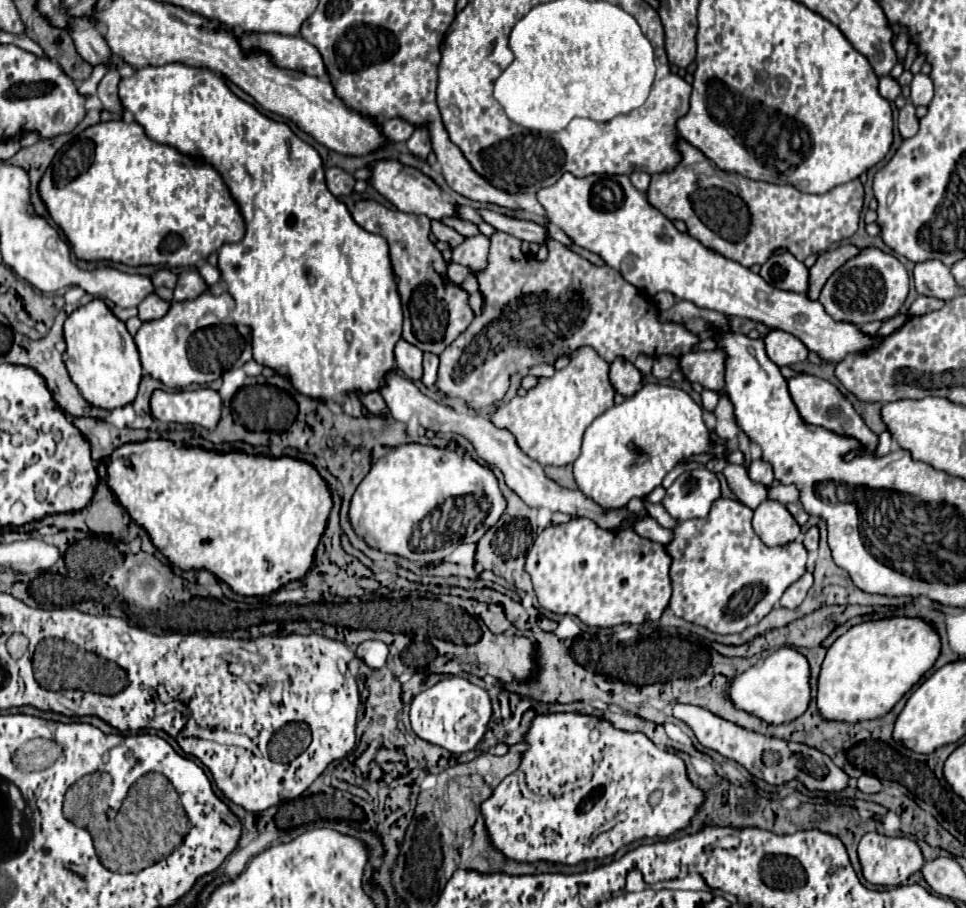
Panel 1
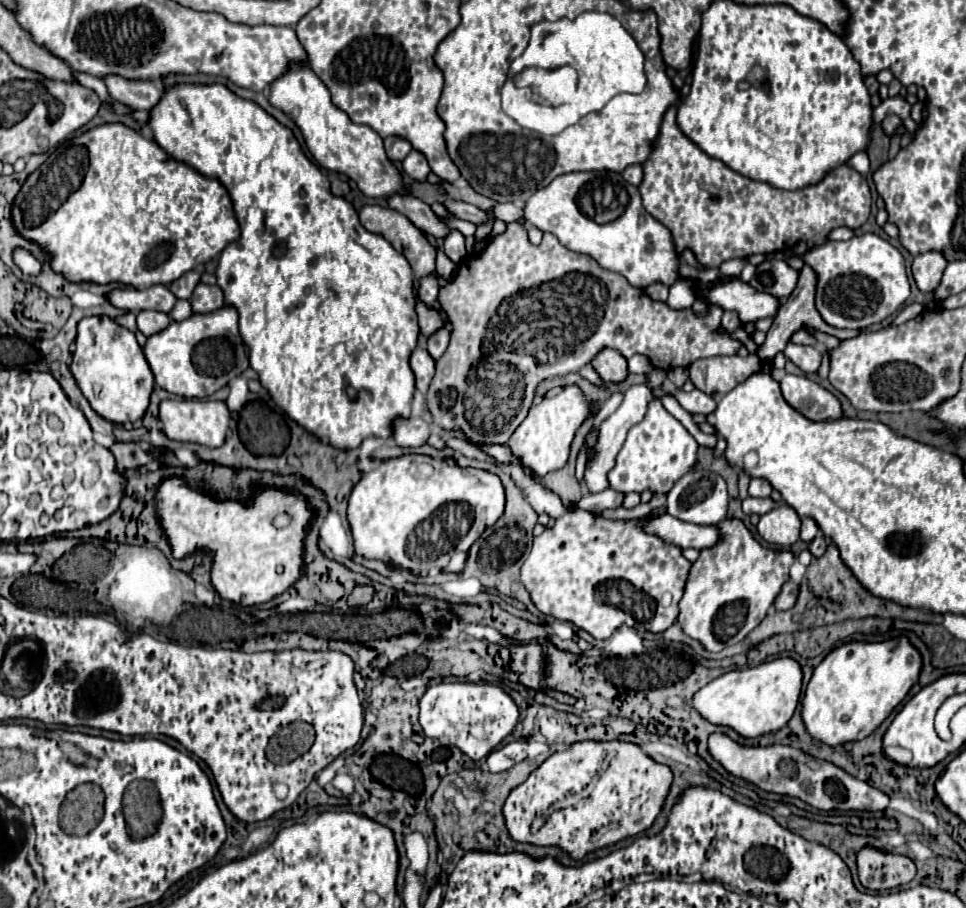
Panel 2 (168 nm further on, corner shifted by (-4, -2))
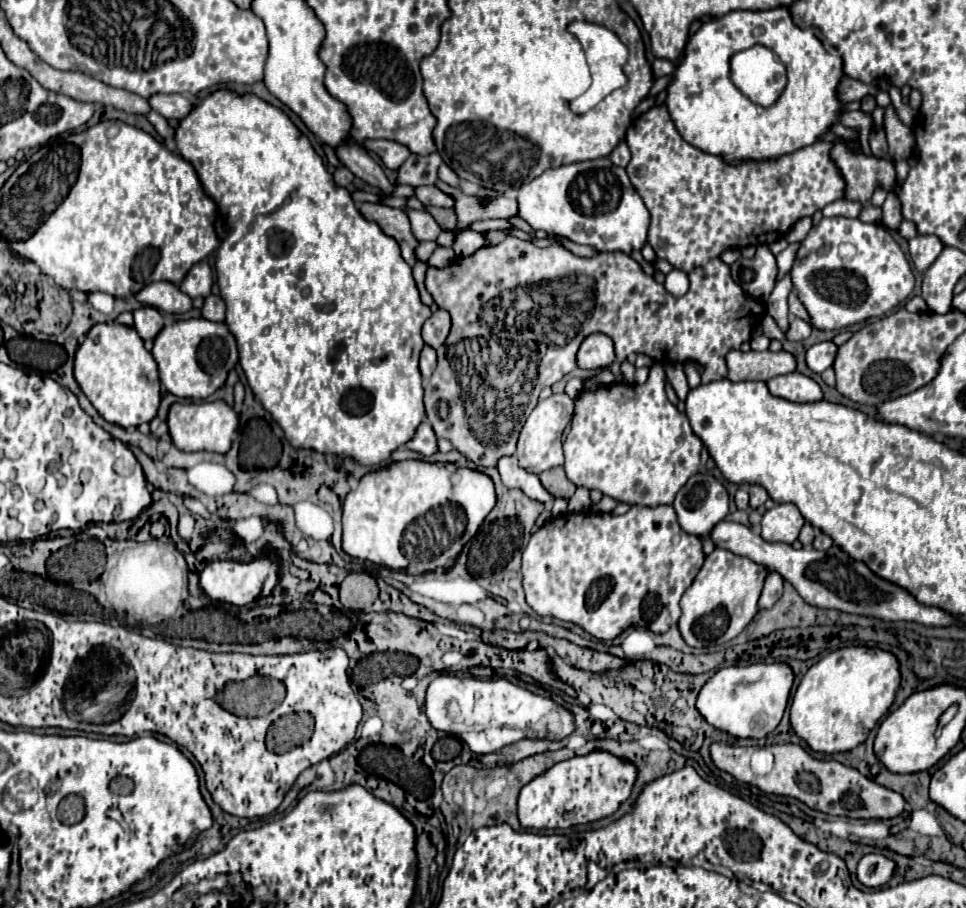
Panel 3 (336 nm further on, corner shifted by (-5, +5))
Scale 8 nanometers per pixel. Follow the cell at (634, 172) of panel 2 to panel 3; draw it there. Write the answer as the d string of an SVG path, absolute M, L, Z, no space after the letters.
M620 142L614 150L612 150L612 156L608 156L616 166L622 166L626 168L626 164L630 162L630 150L626 146L626 142Z

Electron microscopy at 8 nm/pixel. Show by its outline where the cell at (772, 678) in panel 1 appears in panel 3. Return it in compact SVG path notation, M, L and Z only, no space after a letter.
M750 664L720 668L700 690L696 708L718 730L734 738L764 738L782 720L794 674L786 664Z

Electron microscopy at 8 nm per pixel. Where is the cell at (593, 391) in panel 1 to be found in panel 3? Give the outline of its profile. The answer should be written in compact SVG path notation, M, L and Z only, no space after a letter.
M564 392L562 394L552 394L550 398L538 402L538 406L532 410L528 420L524 422L524 426L520 430L520 438L518 438L516 458L518 458L518 462L524 470L528 470L532 474L540 474L544 470L550 470L554 466L564 464L562 434L564 434L564 428L572 420L572 408L574 408L574 402Z

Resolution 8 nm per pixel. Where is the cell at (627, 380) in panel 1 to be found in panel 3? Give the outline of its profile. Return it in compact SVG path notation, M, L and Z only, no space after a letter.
M600 332L588 336L584 344L580 344L580 350L576 354L578 368L584 370L598 370L604 366L610 366L614 362L614 346L612 340Z

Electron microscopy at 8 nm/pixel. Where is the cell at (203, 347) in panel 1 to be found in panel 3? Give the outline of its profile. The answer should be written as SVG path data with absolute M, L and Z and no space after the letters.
M192 318L164 326L154 340L152 356L160 368L160 380L170 394L178 398L204 400L226 382L228 372L238 362L238 348L224 322Z

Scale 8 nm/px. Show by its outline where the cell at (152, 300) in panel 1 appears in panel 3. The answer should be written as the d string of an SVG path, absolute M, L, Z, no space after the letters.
M144 306L134 310L134 328L142 340L154 340L164 326L164 318L156 308Z

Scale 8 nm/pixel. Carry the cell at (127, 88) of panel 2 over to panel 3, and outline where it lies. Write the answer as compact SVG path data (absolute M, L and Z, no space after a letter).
M154 94L150 98L150 106L162 114L168 120L184 120L184 116L188 116L188 112L192 112L192 108L198 104L196 96L182 96L182 94Z

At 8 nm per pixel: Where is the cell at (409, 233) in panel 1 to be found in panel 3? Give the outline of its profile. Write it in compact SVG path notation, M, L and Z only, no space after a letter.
M364 202L360 206L360 212L362 212L362 216L366 220L376 222L386 236L392 236L400 244L402 258L412 266L413 278L419 290L420 298L424 304L430 306L434 301L424 285L426 266L418 264L414 260L414 248L416 248L418 242L416 242L416 238L414 238L414 234L410 230L408 216L398 208L372 204L372 202Z

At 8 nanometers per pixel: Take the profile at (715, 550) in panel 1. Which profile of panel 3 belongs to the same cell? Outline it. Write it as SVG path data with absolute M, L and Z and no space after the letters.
M716 548L710 556L706 556L694 584L680 600L682 616L678 620L678 628L684 642L688 646L704 648L726 644L736 638L758 612L758 598L766 574L768 570L764 566L722 548Z

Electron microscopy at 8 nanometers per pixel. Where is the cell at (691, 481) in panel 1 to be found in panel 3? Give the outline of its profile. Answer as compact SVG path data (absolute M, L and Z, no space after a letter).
M694 474L676 494L674 510L684 532L706 538L728 514L728 492L710 474Z

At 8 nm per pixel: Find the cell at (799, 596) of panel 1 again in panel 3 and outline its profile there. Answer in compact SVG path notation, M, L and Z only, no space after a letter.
M768 572L768 576L764 578L764 588L758 600L758 610L768 610L772 608L780 596L782 596L782 576L778 572Z

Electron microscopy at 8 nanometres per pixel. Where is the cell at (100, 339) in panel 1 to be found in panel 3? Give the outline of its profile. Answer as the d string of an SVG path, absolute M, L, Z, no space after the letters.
M118 322L110 324L96 324L88 336L86 342L80 344L76 358L74 358L74 376L82 388L82 392L88 396L88 400L94 404L98 414L116 426L128 428L128 426L140 426L142 422L150 422L160 406L162 390L160 390L160 378L158 378L158 366L152 358L152 354L144 348L142 338L138 332L130 326L122 326Z

